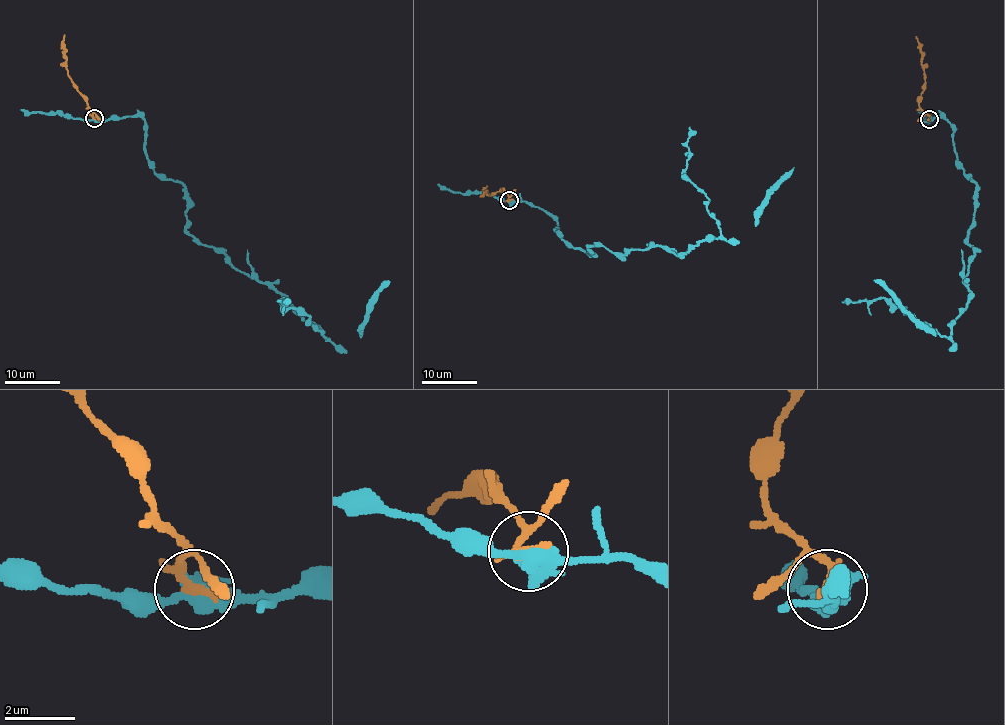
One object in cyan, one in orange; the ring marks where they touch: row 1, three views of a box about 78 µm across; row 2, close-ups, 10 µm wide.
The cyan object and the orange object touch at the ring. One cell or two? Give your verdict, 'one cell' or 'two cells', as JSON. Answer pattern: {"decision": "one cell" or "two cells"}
{"decision": "two cells"}

